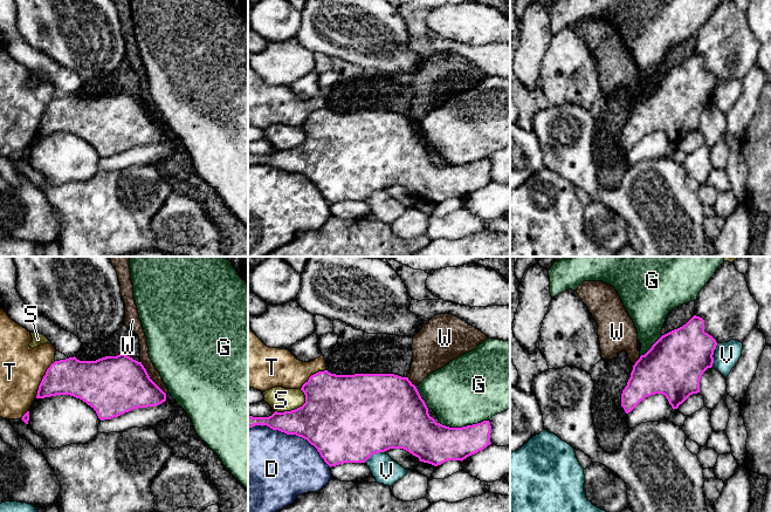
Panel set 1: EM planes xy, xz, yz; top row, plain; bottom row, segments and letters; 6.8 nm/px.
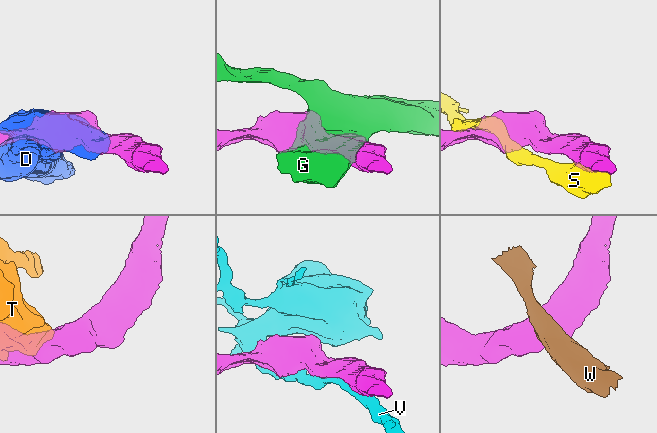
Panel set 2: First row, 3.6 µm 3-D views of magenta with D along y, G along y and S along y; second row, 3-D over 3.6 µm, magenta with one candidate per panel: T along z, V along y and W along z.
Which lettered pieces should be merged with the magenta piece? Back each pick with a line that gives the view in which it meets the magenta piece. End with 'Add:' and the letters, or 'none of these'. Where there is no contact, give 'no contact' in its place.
Add: none of these

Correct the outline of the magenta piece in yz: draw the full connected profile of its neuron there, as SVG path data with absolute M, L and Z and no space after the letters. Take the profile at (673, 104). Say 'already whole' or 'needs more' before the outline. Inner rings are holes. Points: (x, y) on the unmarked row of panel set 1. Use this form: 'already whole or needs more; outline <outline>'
already whole; outline M694 53L686 62L662 73L633 103L631 115L621 131L621 144L631 150L646 135L662 131L673 146L690 132L700 130L703 110L713 104L716 77L704 69L704 57Z

